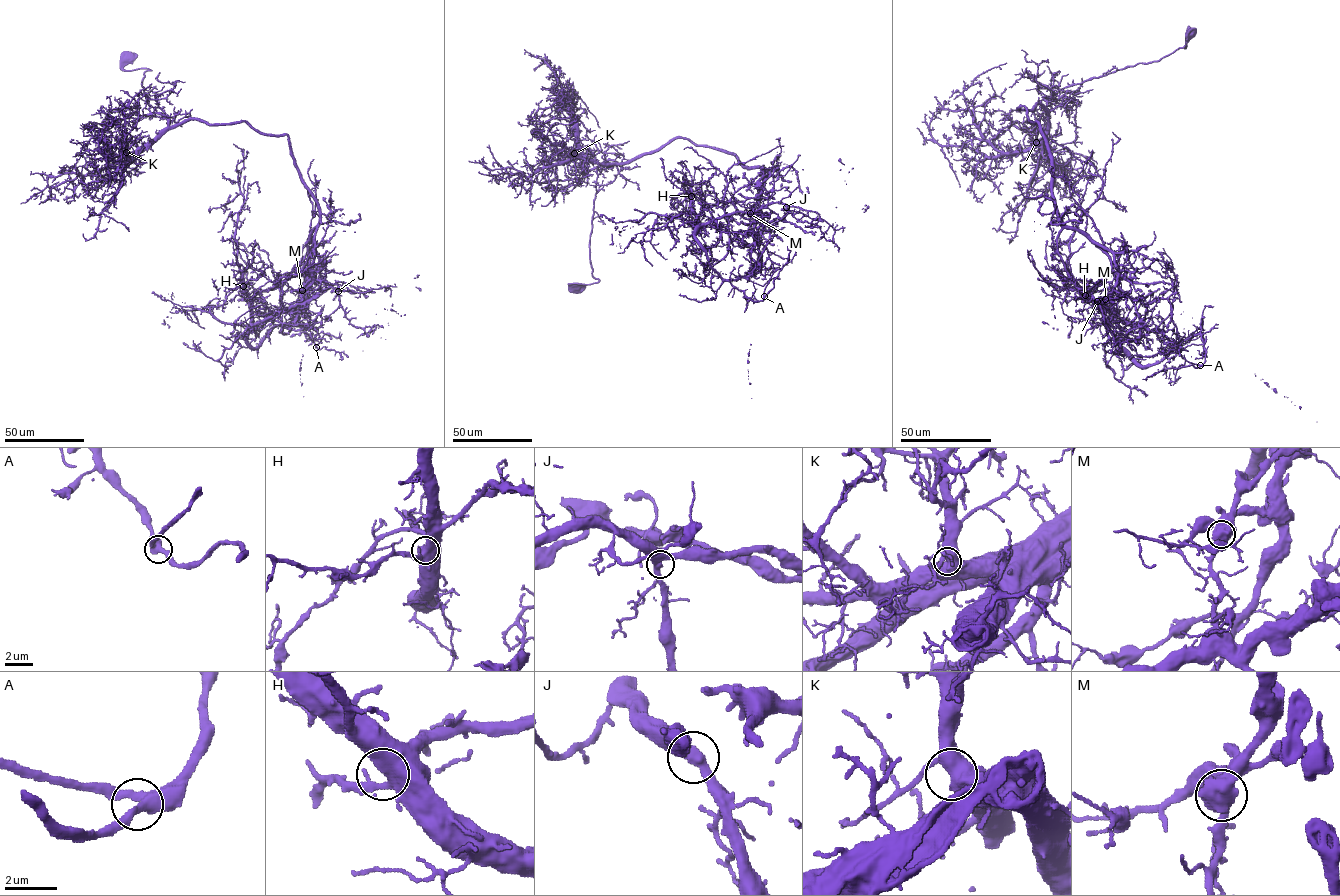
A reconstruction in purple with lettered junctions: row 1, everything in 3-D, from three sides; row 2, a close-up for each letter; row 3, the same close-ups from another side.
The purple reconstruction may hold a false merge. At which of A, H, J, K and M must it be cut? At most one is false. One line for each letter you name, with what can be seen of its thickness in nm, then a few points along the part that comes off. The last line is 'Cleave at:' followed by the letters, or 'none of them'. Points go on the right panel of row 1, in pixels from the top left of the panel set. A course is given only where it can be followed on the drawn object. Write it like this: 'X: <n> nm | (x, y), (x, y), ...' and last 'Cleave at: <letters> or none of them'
M: 750 nm | (1105, 300), (1103, 321), (1143, 365), (1158, 363), (1181, 340), (1199, 334), (1206, 360), (1273, 388), (1317, 422)
Cleave at: M

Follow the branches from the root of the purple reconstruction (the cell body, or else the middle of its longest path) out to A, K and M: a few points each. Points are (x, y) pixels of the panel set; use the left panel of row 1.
A: (128, 58), (169, 126), (288, 136), (319, 222), (281, 326), (316, 347)
K: (128, 58), (123, 69), (151, 70), (141, 84), (149, 109), (166, 115), (169, 125), (126, 152)
M: (128, 58), (123, 69), (151, 70), (149, 109), (169, 126), (246, 121), (288, 136), (319, 216), (302, 290)

